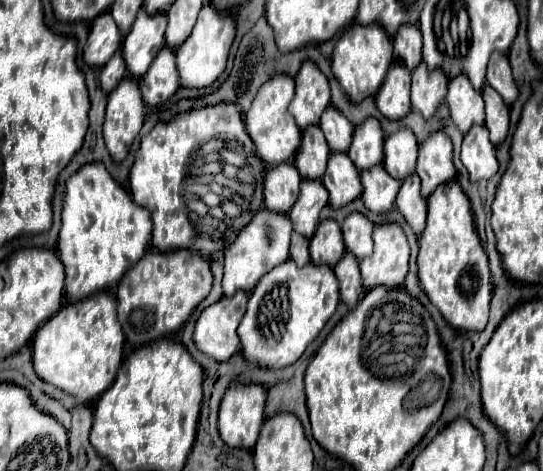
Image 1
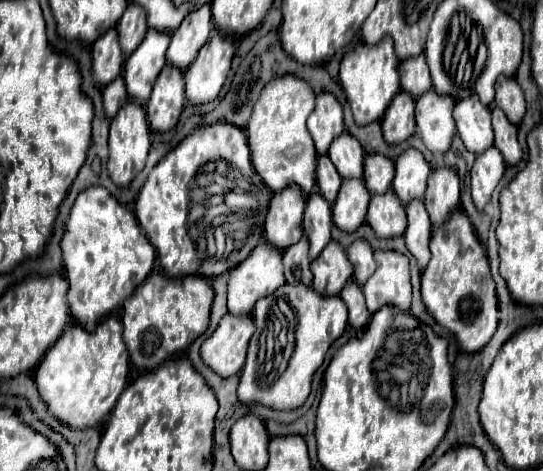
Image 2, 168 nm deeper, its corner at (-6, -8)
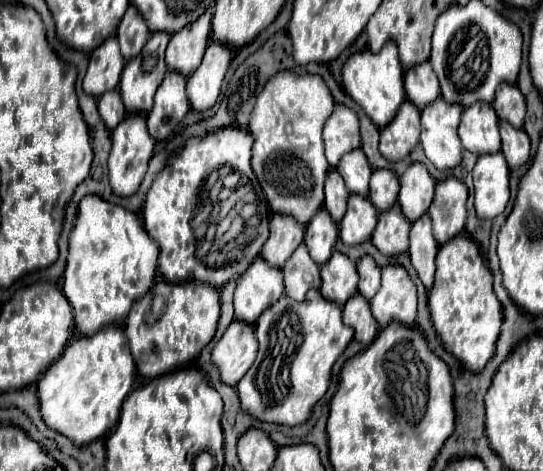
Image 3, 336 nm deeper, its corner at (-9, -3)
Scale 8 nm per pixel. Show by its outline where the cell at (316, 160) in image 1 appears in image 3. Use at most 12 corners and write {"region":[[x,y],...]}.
{"region":[[330,170],[324,208],[340,222],[350,192],[342,176]]}

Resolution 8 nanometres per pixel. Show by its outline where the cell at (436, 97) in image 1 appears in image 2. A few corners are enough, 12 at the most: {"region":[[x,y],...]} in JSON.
{"region":[[417,99],[417,133],[433,155],[455,135],[455,99]]}

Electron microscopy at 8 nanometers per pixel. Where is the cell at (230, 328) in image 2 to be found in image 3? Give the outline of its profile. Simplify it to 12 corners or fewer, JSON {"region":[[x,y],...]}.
{"region":[[234,320],[212,350],[228,386],[254,364],[254,328]]}

